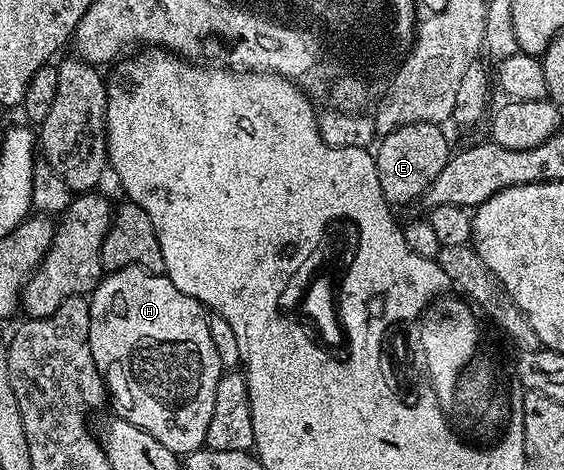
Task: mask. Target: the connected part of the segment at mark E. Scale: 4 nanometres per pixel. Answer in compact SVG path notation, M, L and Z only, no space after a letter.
M411 122L380 137L375 148L377 173L379 186L383 186L383 194L389 199L390 205L398 206L397 204L409 204L412 200L420 201L431 182L439 178L439 170L447 166L451 155L445 130L440 124Z

